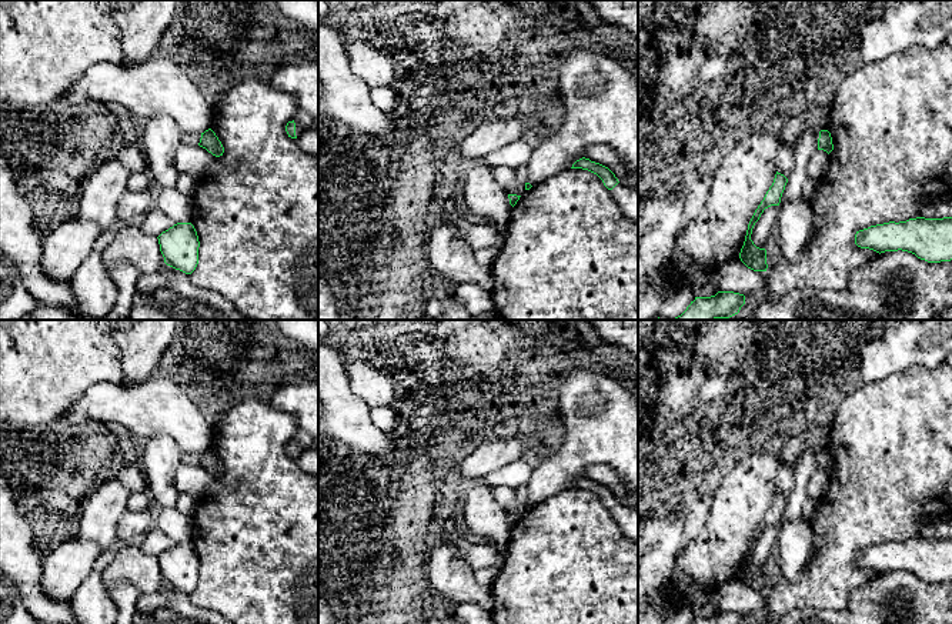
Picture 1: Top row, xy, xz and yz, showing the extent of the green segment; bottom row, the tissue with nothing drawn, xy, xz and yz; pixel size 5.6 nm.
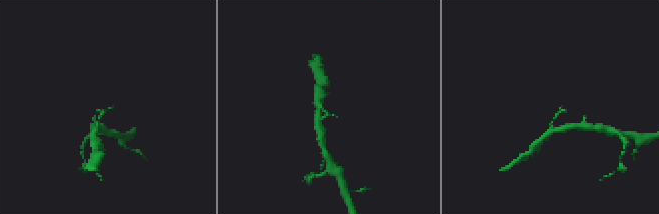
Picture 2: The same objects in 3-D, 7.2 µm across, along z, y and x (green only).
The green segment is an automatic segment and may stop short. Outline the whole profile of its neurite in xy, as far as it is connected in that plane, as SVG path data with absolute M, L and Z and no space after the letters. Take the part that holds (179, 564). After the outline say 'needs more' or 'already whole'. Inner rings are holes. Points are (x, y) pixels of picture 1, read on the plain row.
M177 543L158 557L164 583L186 594L191 594L198 584L198 555L191 543Z; already whole

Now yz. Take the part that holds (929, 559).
M916 537L859 550L855 564L876 573L908 571L928 583L952 580L952 537Z; already whole

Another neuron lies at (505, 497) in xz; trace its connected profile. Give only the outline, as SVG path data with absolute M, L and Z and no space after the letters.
M498 487L494 488L492 494L505 513L522 515L527 511L525 504L517 501L512 488Z

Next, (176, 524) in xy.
M161 507L154 527L164 531L176 543L191 543L193 521L176 507Z

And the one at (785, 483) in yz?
M814 421L808 423L804 428L802 428L802 434L805 437L805 446L801 450L799 456L796 457L796 460L792 464L781 464L779 470L776 473L776 491L784 494L786 498L791 495L792 490L794 490L794 471L795 471L795 464L799 460L799 457L806 451L806 450L814 450L814 451L821 451L821 437L819 437L819 431L815 426Z

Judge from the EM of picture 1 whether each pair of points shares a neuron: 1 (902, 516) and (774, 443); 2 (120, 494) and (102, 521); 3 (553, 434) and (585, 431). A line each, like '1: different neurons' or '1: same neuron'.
1: different neurons
2: same neuron
3: different neurons

